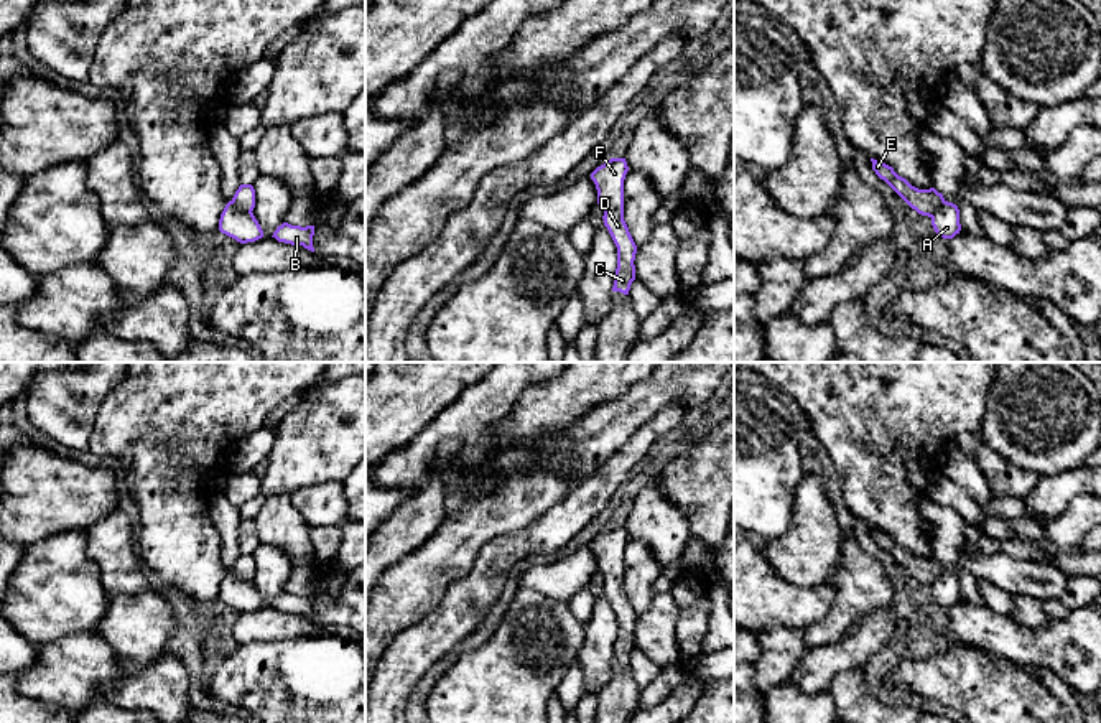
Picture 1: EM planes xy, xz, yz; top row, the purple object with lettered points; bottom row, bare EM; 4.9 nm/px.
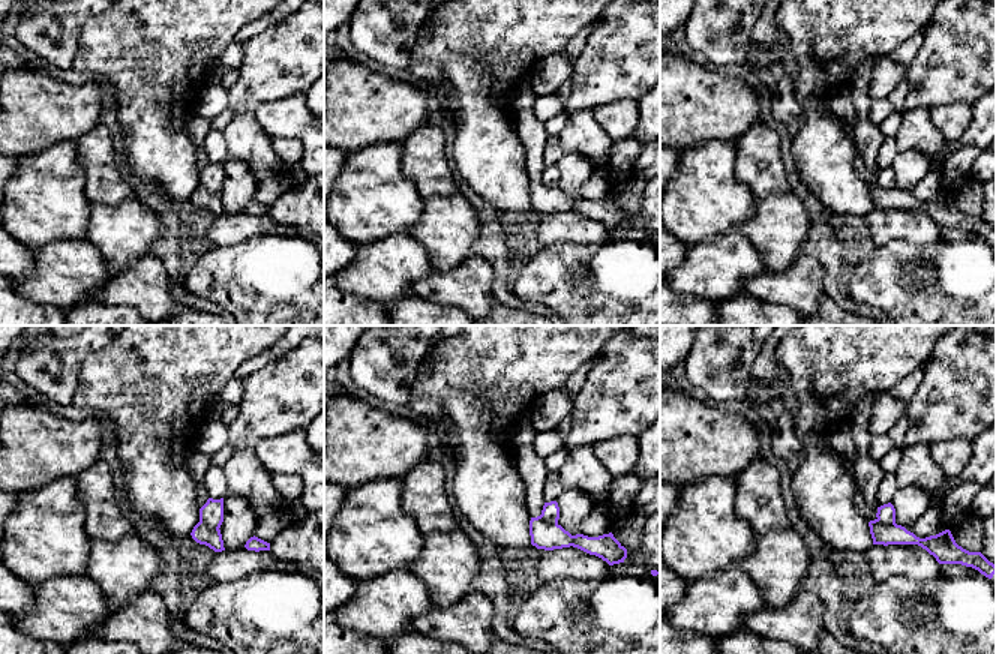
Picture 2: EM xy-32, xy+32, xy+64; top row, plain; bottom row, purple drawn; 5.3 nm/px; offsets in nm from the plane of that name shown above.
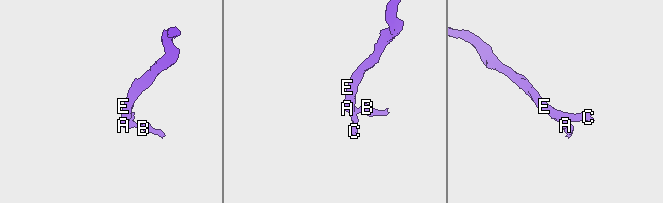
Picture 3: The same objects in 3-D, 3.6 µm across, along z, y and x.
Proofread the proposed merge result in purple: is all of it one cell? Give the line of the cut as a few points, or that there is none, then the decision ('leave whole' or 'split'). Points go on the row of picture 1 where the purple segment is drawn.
xy (231, 201), (250, 213) | split

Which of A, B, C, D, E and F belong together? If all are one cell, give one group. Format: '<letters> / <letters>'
A B / C D E F

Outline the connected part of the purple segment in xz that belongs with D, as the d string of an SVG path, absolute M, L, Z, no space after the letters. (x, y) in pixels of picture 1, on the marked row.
M611 158L591 173L597 189L597 203L604 208L604 226L617 247L617 268L612 292L629 295L635 280L637 245L624 221L624 180L629 171L625 158Z

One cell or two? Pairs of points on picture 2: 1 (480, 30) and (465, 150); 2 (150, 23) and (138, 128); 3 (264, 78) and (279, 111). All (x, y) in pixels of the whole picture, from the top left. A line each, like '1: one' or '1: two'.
1: one
2: one
3: two

